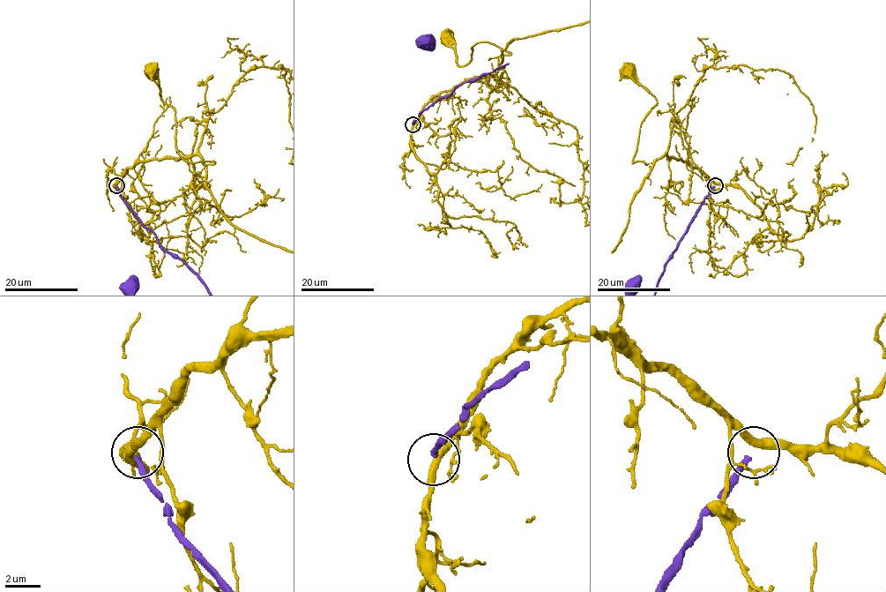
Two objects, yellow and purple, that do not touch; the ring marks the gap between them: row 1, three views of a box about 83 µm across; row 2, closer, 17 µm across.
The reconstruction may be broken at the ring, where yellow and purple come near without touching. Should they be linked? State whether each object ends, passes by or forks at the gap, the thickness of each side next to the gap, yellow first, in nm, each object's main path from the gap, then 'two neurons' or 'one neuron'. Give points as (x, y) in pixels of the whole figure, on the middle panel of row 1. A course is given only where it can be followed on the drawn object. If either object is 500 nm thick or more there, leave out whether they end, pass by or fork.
yellow passes by; purple ends there; 400 nm thick on the yellow side, 320 nm on the other; yellow runs (413, 124), (435, 96), (492, 76), (501, 57), (510, 53), (478, 42), (472, 60), (459, 66), (447, 36); two neurons

